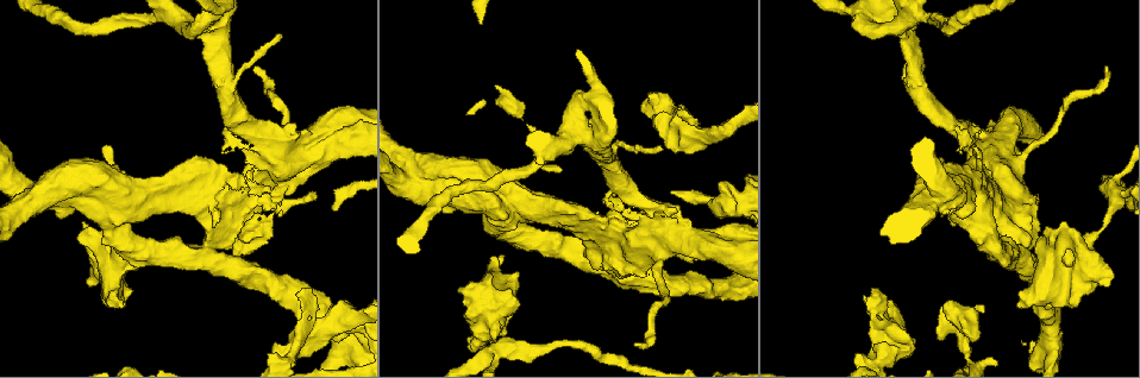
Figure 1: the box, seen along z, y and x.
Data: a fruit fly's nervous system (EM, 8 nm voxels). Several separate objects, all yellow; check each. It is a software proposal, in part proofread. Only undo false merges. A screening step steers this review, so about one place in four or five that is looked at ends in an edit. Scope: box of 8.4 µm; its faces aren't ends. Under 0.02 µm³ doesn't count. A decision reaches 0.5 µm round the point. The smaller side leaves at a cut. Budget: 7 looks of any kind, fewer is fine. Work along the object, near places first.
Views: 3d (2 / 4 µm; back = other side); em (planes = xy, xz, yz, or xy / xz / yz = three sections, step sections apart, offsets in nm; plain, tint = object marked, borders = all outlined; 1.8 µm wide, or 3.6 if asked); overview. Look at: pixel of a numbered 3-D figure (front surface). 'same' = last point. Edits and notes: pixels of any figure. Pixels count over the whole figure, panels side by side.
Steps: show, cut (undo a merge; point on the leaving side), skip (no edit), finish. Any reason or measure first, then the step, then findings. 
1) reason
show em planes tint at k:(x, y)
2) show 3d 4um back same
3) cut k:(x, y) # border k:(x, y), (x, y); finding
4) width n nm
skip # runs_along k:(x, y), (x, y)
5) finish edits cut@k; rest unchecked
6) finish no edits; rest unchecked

thick turns thin
show 3d 2um at 1:(207, 201)

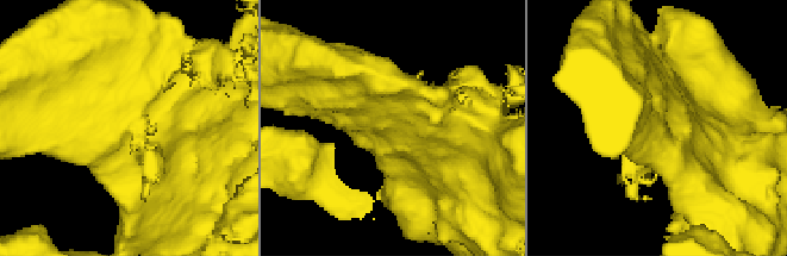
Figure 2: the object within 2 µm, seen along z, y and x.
now the EM
show em xz step 16 tint at 2:(384, 111)

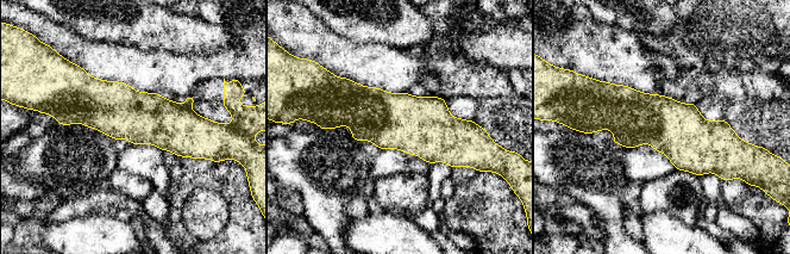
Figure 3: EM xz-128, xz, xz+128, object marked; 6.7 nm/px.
another direction
show em planes borders same

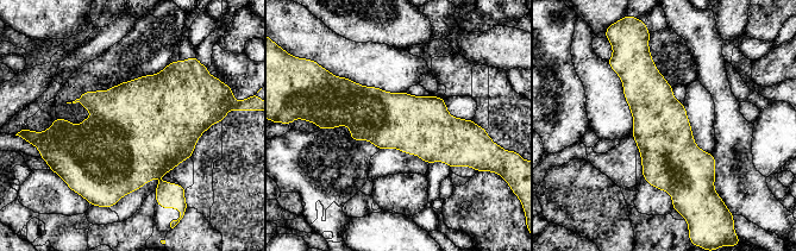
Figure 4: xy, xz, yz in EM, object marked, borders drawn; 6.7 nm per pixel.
skip # one neuron here

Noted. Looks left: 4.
show em 3.6um planes tint at 1:(717, 244)

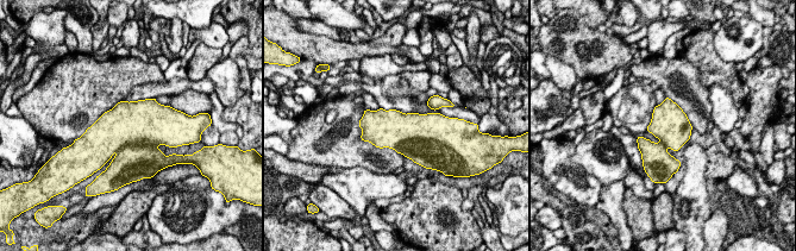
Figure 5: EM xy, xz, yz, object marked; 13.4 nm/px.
cut 5:(133, 162) # a second neuron is stuck on

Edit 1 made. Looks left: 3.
finish edits cut@5; rest unchecked

